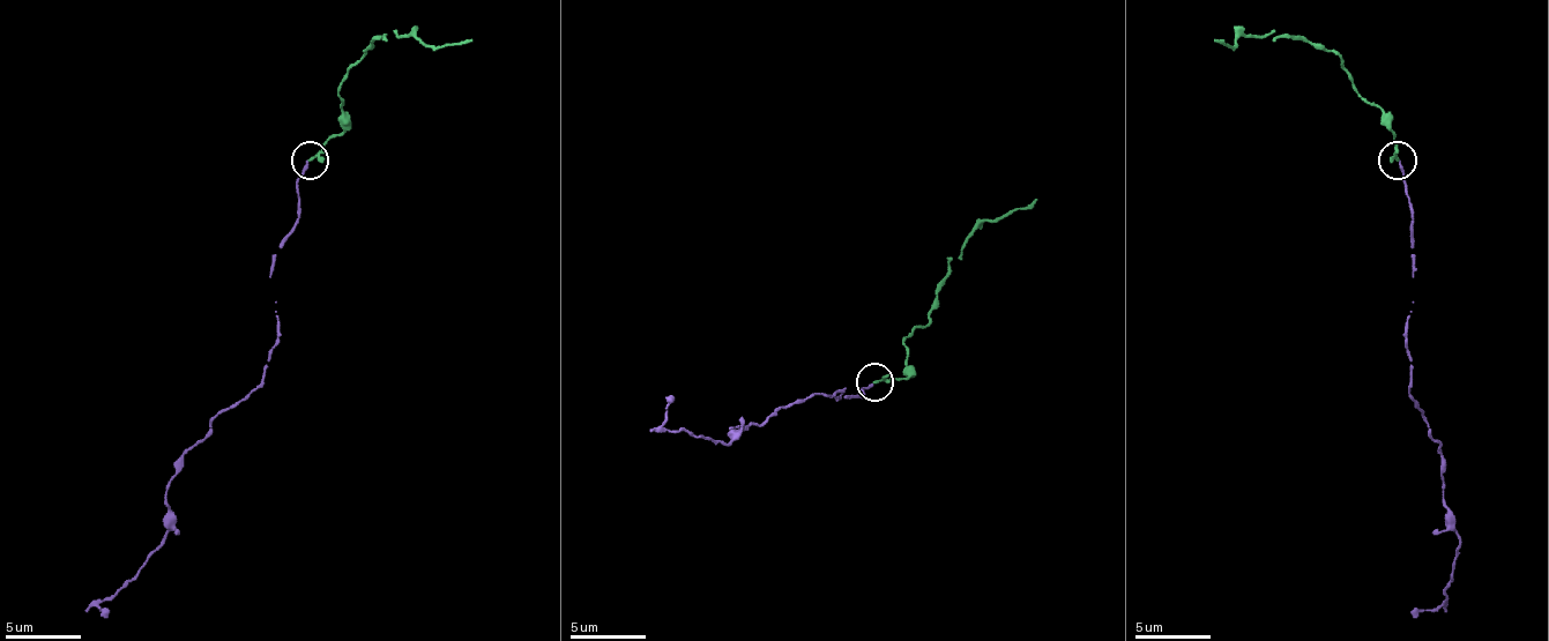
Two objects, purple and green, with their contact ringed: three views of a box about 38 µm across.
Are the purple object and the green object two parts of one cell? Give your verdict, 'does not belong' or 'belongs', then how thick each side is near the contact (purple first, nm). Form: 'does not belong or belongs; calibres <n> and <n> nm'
belongs; calibres 170 and 180 nm

